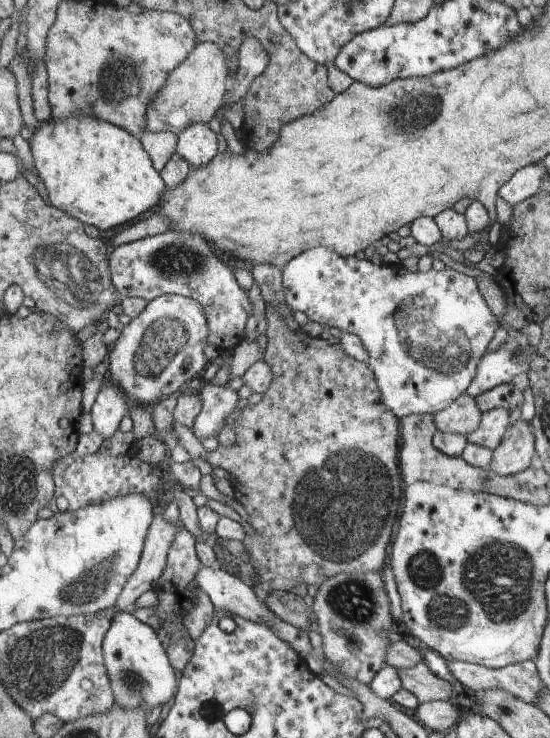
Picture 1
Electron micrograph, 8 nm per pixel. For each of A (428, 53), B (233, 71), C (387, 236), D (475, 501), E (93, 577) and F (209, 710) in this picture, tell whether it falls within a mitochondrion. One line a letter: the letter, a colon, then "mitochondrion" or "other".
A: mitochondrion
B: other
C: other
D: other
E: mitochondrion
F: mitochondrion

